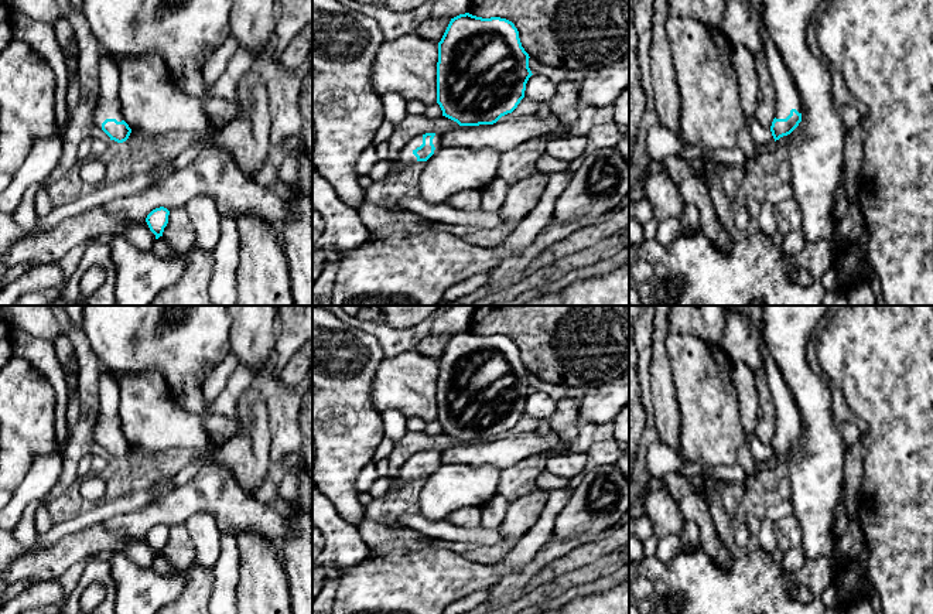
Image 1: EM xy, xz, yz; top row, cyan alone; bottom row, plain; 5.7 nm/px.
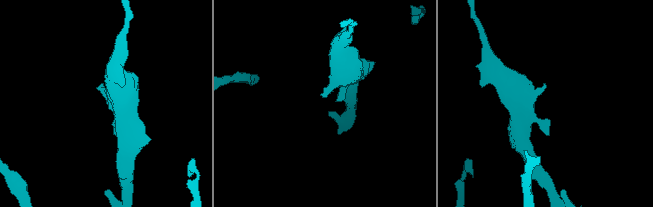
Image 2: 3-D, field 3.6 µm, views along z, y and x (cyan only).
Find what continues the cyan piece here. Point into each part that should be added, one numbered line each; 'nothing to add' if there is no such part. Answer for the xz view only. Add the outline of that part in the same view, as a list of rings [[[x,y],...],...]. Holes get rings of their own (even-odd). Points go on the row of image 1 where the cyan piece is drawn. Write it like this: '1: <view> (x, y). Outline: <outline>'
1: xz (406, 157). Outline: [[[417,136],[406,144],[406,147],[400,151],[396,171],[400,171],[409,164],[417,163],[417,157],[413,154],[413,151],[421,144],[423,144],[423,136]]]

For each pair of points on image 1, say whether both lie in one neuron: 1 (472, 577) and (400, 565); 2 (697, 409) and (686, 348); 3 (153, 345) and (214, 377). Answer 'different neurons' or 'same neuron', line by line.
1: same neuron
2: same neuron
3: different neurons

